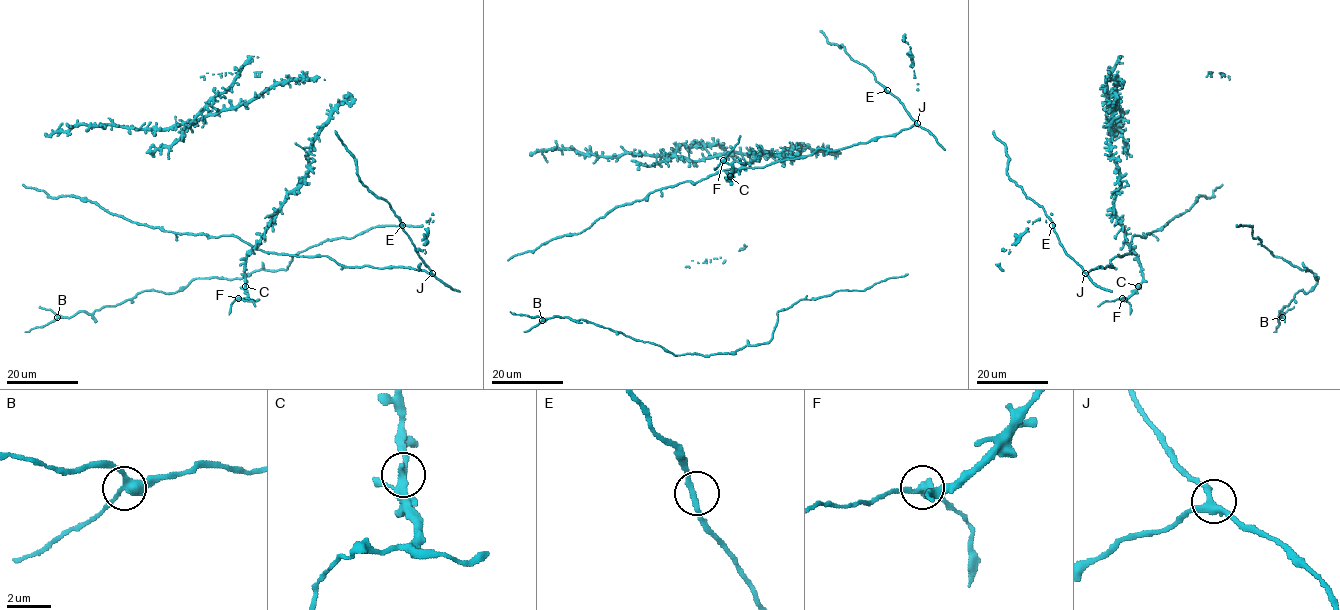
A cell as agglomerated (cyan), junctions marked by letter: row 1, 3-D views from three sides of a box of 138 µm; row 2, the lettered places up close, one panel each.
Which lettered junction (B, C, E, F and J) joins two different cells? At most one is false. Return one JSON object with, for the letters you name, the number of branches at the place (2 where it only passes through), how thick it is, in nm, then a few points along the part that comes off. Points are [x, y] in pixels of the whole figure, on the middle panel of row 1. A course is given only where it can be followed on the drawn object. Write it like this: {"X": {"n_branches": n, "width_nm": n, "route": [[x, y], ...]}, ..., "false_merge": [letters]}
{"F": {"n_branches": 3, "width_nm": 260, "route": [[723, 160], [740, 135]]}, "false_merge": ["F"]}

